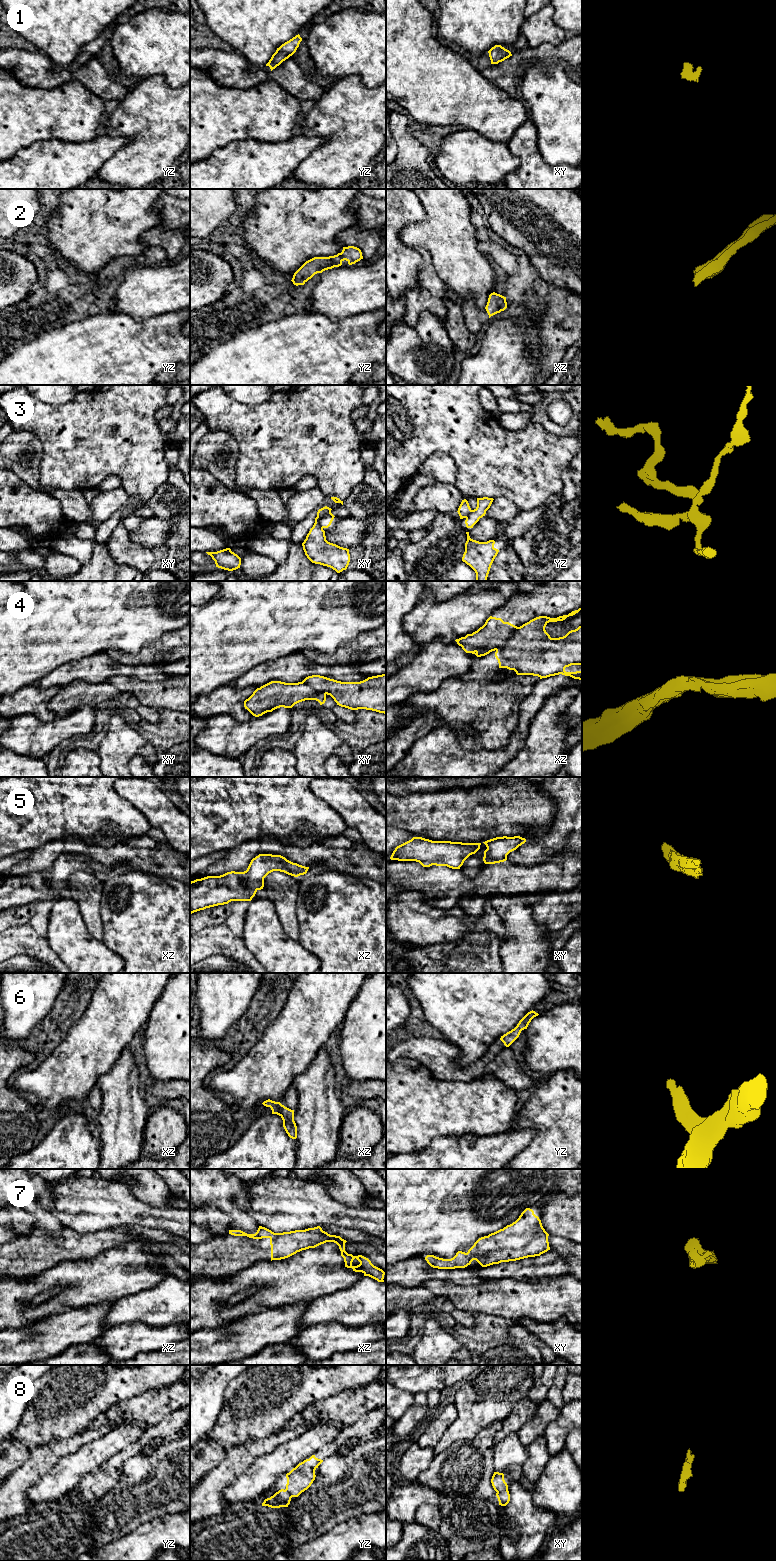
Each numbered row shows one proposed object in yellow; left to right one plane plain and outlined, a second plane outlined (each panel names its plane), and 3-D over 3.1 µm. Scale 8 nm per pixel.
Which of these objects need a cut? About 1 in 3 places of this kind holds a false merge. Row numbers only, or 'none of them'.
3, 4, 5

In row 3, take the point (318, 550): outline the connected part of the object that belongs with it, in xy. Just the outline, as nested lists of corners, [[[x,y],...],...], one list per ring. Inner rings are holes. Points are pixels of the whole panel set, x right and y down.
[[[327,506],[318,510],[315,523],[307,534],[302,546],[305,555],[312,563],[330,567],[337,573],[340,573],[346,570],[349,565],[349,549],[328,542],[325,531],[319,523],[321,516],[331,512],[331,510]]]

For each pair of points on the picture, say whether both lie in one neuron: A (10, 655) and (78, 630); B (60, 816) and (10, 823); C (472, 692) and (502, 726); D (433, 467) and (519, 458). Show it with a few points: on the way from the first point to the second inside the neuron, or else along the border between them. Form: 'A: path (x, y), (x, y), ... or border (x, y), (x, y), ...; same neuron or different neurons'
A: path (27, 639), (40, 630), (61, 630); same neuron
B: path (47, 817), (37, 817), (20, 833); same neuron
C: path (479, 700), (492, 713), (494, 718); same neuron
D: border (435, 452), (445, 452), (452, 459), (455, 484); different neurons

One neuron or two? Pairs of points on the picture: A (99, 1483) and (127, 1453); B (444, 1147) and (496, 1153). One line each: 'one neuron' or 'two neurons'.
A: one neuron
B: one neuron

